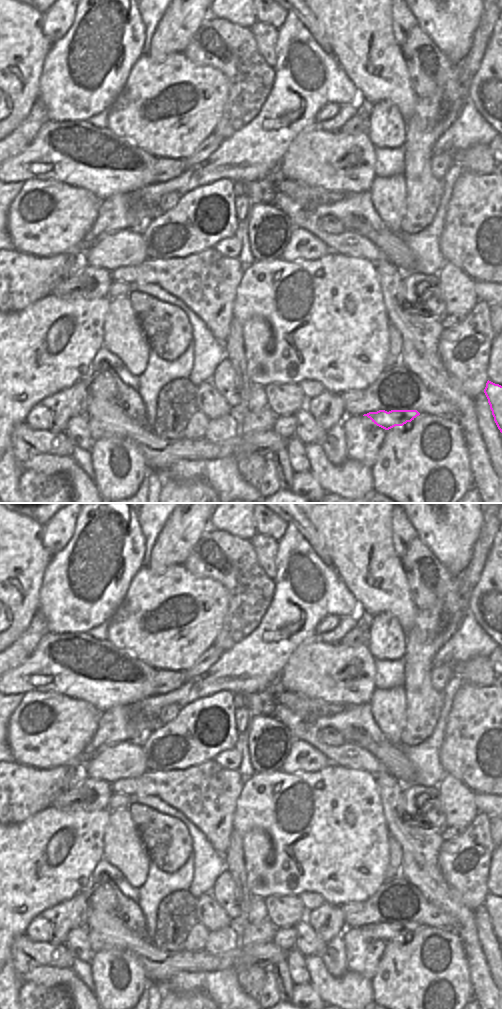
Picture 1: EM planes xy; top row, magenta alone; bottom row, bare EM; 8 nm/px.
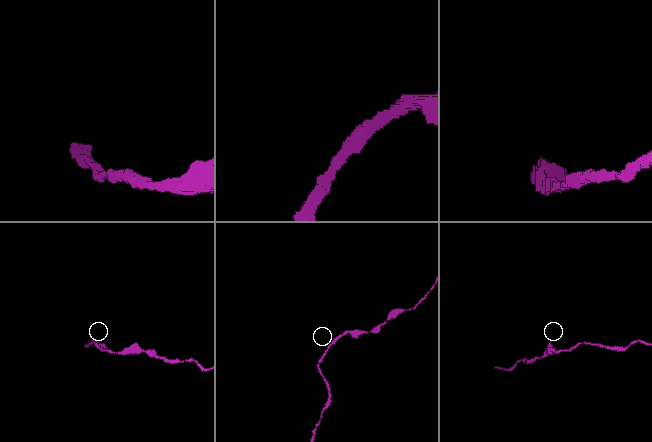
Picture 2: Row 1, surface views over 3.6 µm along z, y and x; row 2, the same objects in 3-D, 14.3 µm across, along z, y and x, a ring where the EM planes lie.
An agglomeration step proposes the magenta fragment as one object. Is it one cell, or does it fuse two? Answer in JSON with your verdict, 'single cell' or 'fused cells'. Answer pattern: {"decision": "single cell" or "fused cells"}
{"decision": "single cell"}

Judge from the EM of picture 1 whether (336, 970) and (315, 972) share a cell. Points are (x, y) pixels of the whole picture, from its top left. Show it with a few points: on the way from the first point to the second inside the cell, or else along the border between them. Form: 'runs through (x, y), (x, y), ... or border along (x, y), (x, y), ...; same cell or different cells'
border along (321, 956), (326, 970), (335, 977), (348, 970); different cells

